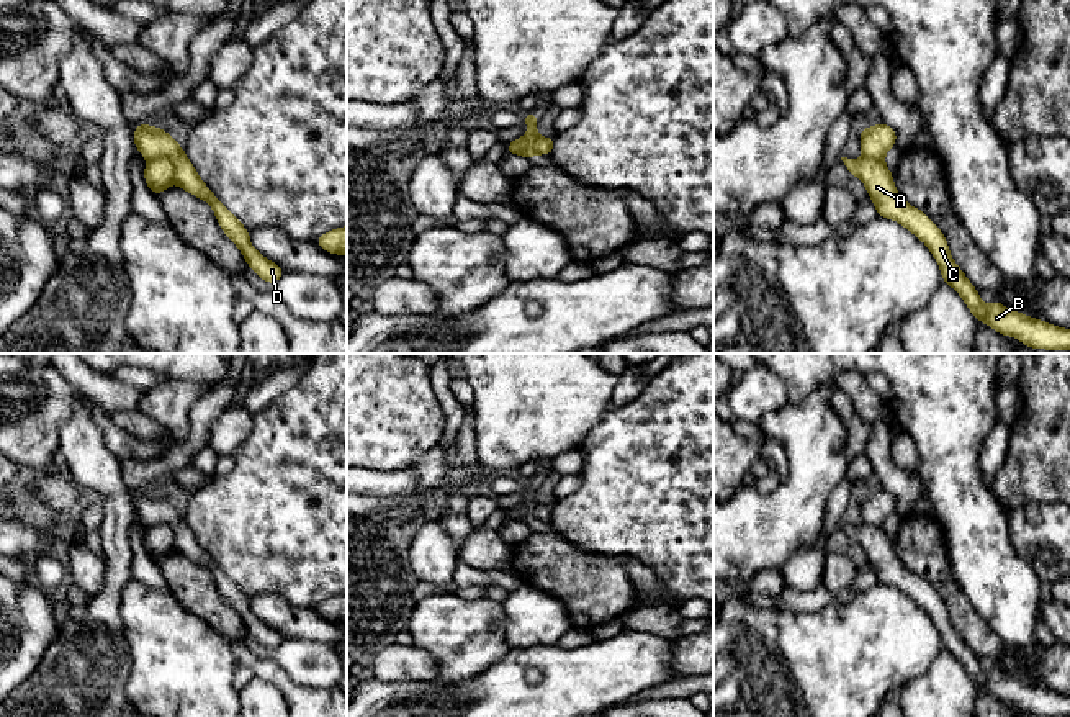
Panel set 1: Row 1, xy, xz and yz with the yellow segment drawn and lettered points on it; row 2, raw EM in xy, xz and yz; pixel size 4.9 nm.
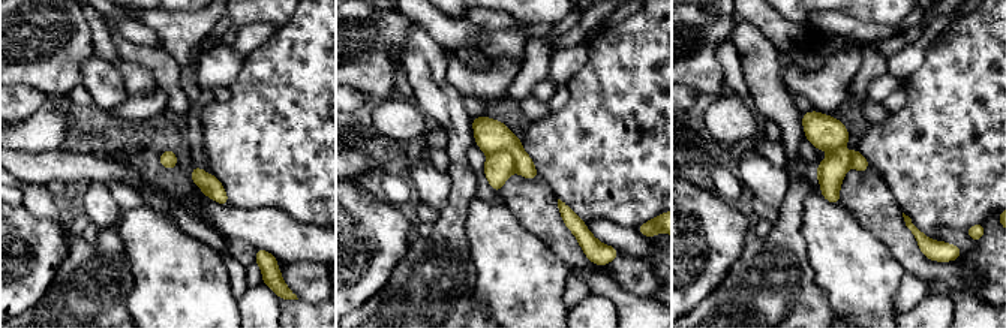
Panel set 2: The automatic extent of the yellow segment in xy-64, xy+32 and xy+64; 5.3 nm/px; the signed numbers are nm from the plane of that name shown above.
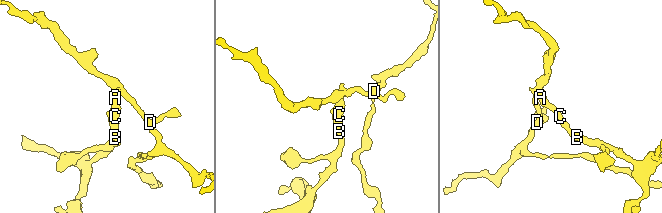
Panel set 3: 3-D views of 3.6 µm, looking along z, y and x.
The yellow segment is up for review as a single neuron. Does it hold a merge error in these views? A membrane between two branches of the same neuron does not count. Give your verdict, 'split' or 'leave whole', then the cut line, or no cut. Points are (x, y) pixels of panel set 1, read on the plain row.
split | xy (149, 526), (167, 524), (175, 537), (175, 547)

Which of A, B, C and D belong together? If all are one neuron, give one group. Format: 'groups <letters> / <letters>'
groups A B C / D

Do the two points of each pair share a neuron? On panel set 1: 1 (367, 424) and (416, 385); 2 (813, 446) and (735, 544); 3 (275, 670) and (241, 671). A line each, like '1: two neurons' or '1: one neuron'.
1: one neuron
2: one neuron
3: two neurons

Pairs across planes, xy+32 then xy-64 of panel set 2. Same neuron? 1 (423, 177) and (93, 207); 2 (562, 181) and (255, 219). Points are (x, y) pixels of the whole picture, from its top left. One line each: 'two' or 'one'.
1: one
2: two

